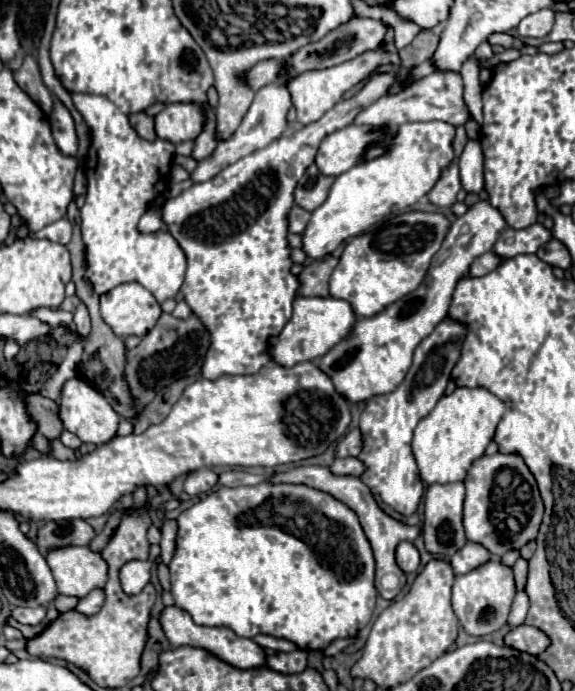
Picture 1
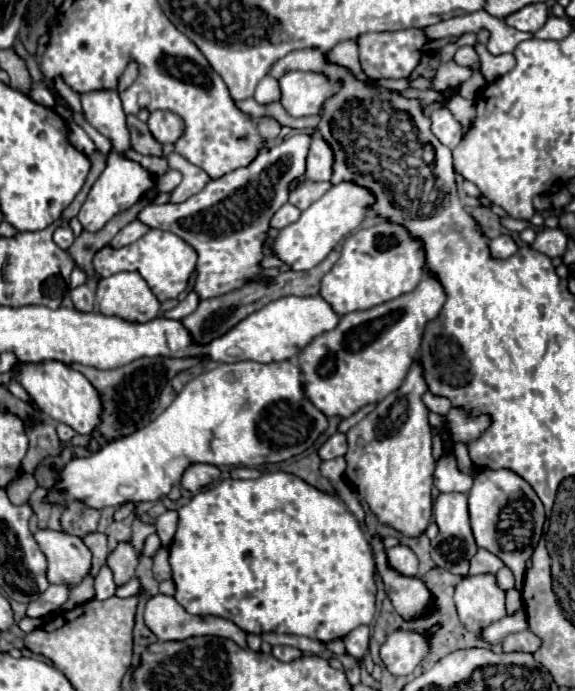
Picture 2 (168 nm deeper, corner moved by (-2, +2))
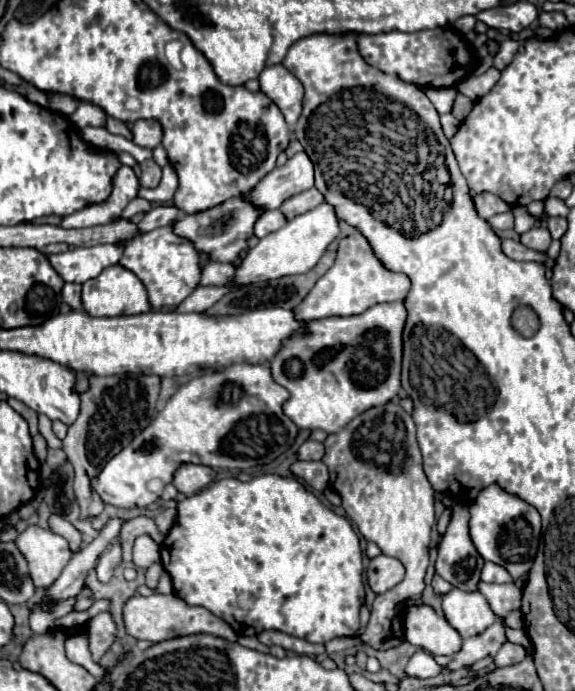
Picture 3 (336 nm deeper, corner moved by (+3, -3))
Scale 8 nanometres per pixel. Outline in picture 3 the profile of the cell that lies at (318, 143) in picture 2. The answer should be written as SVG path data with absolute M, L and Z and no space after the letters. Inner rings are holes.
M307 153L293 155L283 167L275 167L243 199L259 209L279 209L281 203L313 187L313 163Z

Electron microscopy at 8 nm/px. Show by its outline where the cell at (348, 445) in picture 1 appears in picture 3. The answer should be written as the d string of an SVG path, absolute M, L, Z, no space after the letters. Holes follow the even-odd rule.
M305 441L297 449L297 457L301 461L319 461L323 457L323 445L319 441Z

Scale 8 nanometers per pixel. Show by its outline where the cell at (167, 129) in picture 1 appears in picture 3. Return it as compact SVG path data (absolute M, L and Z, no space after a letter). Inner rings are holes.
M141 119L141 121L133 123L131 135L133 135L133 143L135 145L153 149L153 147L157 147L161 143L163 131L161 131L161 125L157 121L153 121L153 119Z

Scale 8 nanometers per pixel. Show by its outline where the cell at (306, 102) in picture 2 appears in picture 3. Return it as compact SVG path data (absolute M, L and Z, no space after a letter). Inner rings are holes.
M271 65L263 69L259 75L261 91L275 101L275 105L285 115L285 121L293 125L301 115L301 99L303 99L303 85L301 81L289 73L283 65Z

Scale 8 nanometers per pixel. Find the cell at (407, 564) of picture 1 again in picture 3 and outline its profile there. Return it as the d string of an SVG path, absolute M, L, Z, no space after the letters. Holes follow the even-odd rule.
M379 555L369 561L367 567L367 583L373 589L373 593L385 593L399 585L405 577L405 567L387 555Z

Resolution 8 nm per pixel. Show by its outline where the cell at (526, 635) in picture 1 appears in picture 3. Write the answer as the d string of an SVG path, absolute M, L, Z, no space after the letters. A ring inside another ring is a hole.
M509 641L503 643L503 647L497 651L497 657L493 657L493 661L497 661L497 667L509 667L523 659L525 659L525 649L521 645L513 645Z

